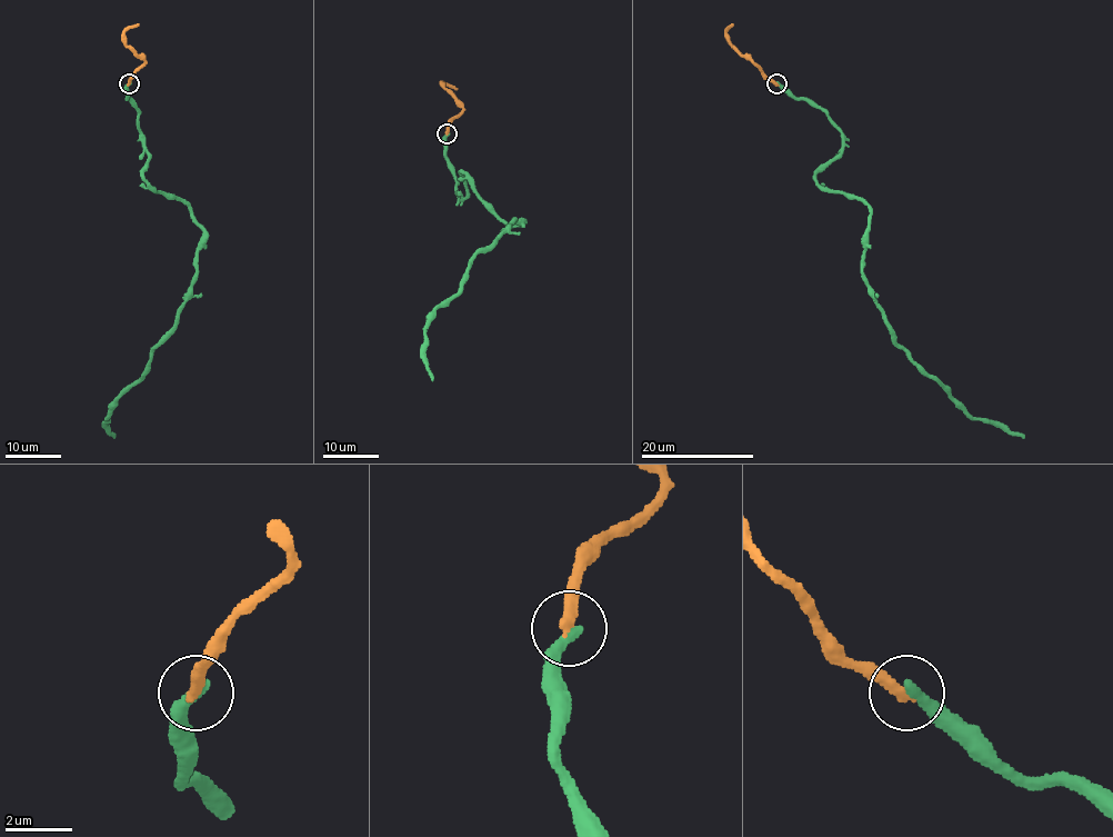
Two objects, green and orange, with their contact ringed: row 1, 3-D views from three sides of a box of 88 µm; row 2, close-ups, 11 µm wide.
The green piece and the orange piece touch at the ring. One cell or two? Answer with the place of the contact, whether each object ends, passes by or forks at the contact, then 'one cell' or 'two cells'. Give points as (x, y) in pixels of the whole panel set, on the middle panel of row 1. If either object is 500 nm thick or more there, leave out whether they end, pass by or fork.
at (447, 133); green ends there; orange ends there; one cell

